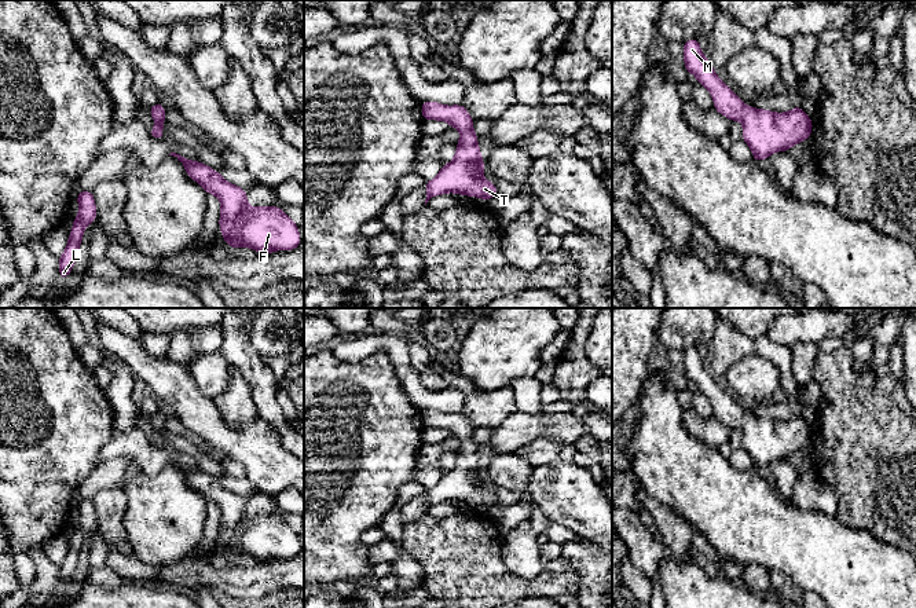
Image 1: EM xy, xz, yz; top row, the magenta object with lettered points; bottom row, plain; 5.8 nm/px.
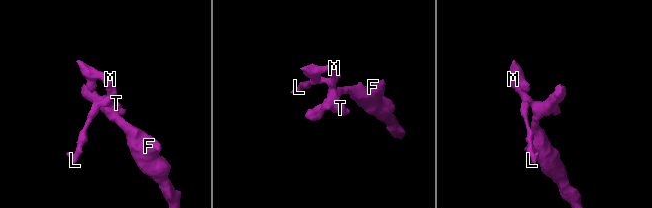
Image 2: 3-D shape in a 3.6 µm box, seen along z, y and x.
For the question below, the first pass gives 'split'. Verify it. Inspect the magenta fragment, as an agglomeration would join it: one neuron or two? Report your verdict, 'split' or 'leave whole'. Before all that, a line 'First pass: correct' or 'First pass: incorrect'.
First pass: incorrect
leave whole

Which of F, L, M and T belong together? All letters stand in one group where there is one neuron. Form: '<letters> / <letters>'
F L M T

